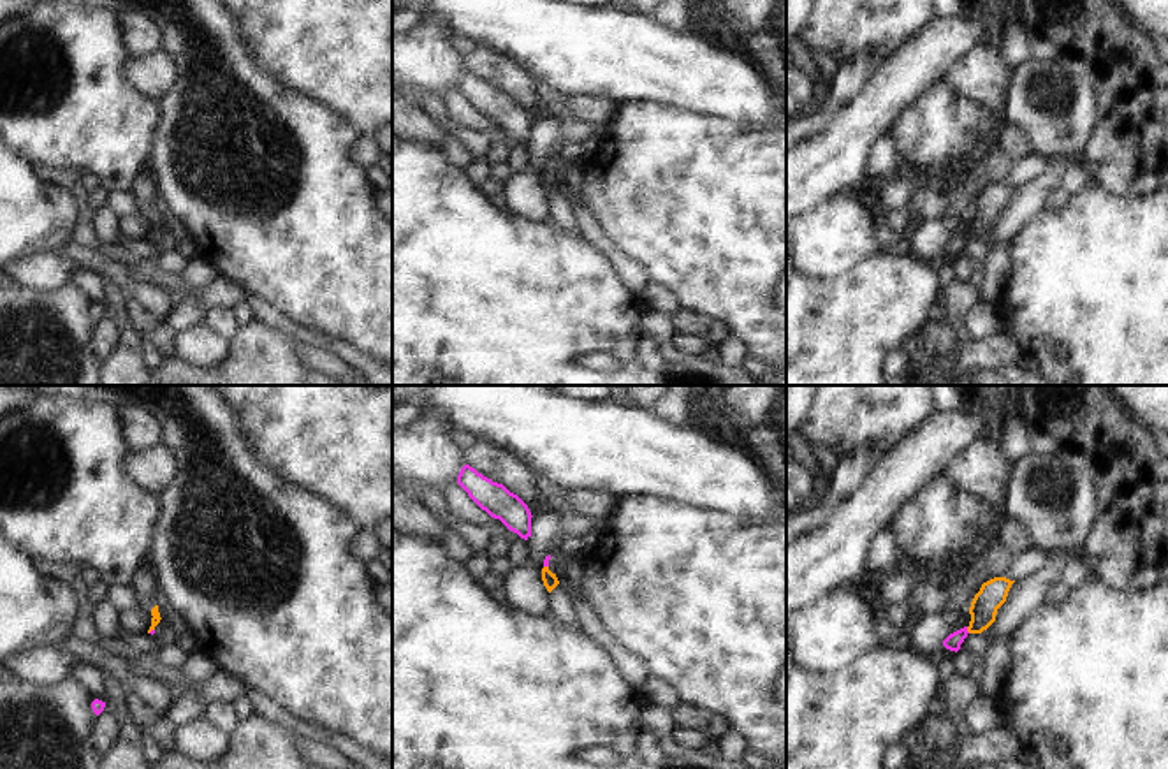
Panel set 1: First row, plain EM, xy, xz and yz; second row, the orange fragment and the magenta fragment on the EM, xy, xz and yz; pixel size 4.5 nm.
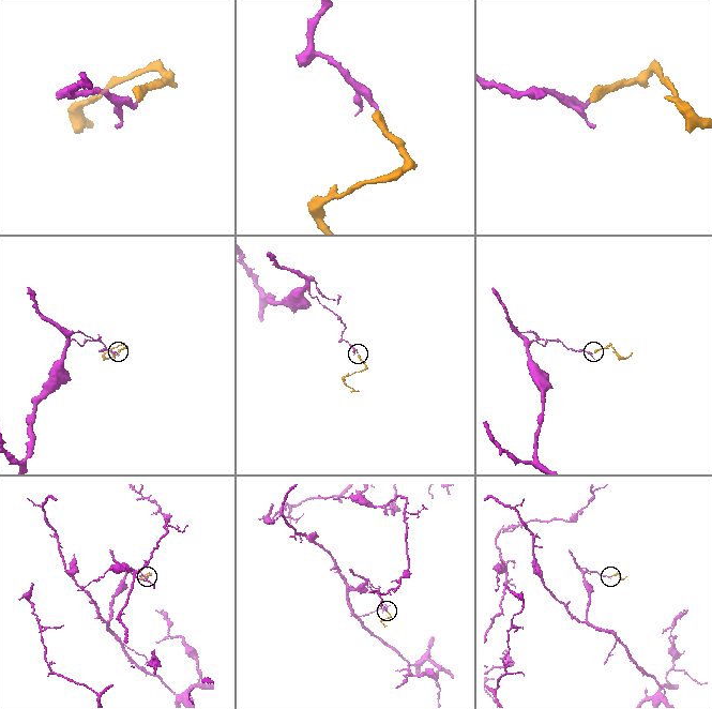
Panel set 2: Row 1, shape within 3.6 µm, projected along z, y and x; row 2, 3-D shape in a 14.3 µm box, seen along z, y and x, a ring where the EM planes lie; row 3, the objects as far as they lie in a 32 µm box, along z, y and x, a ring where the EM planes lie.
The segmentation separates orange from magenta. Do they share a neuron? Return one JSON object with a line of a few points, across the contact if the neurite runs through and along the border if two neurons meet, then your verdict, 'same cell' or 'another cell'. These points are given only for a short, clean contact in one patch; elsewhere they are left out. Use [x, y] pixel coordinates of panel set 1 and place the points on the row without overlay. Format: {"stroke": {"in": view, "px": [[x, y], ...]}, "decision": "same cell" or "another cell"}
{"stroke": {"in": "yz", "px": [[992, 199], [982, 222], [968, 236], [954, 247]]}, "decision": "same cell"}

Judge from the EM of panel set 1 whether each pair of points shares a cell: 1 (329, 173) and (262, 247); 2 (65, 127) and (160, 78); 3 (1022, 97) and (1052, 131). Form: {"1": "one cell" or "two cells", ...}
{"1": "one cell", "2": "two cells", "3": "one cell"}

